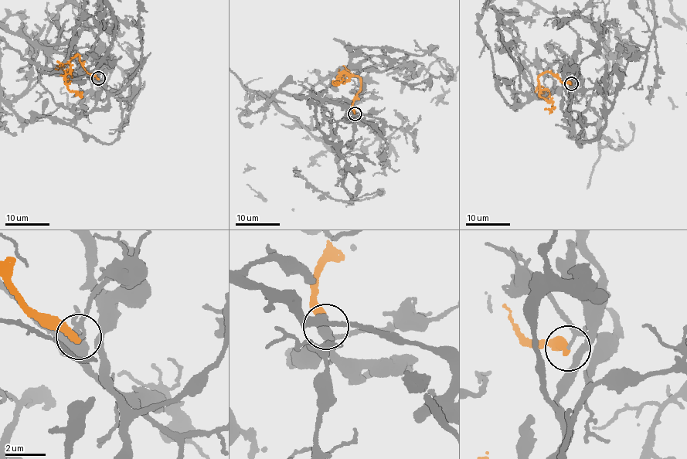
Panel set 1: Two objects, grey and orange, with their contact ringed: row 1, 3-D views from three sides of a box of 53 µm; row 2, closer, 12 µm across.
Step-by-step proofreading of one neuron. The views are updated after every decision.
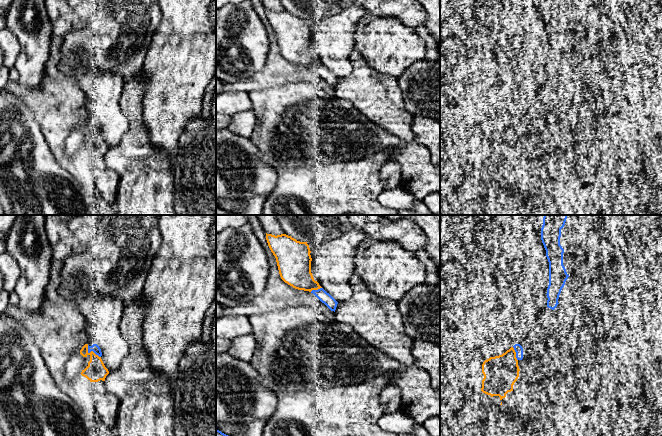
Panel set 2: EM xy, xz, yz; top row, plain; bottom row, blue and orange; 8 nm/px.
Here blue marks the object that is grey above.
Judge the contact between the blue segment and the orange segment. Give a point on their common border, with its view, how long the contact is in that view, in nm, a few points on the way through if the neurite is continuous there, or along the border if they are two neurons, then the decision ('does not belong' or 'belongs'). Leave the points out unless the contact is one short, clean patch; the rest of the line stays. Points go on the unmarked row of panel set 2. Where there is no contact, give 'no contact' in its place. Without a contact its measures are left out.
meets blue in xy at (91, 126); contact 150 nm long; does not belong

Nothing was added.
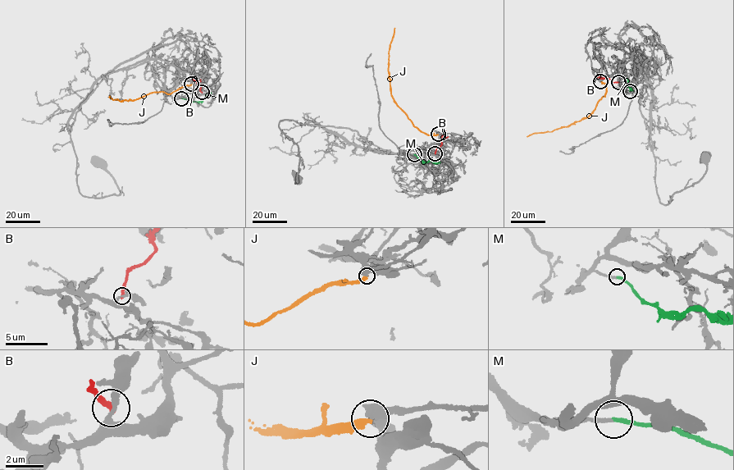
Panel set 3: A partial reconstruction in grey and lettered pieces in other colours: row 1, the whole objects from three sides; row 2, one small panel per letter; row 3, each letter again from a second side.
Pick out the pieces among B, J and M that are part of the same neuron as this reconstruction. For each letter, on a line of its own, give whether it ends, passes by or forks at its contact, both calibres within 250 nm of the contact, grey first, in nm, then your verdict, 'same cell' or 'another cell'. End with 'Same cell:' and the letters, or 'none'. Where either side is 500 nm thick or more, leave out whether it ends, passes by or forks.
B: it ends there; 240 nm thick on the grey side, 280 nm on the other; another cell
J: it ends there; 360 nm thick on the grey side, 320 nm on the other; another cell
M: it ends there; 190 nm thick on the grey side, 220 nm on the other; same cell
Same cell: M

